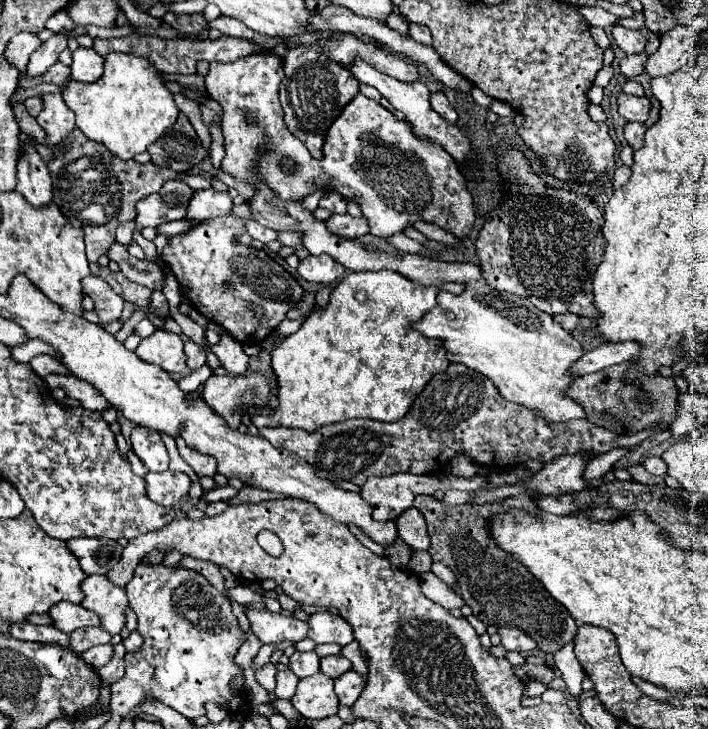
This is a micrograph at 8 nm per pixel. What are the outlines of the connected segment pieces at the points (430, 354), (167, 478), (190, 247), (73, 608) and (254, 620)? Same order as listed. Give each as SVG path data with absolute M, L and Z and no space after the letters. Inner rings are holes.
M394 271L348 273L330 293L330 303L322 309L316 309L296 333L284 337L272 349L270 365L278 383L278 407L272 415L252 415L250 421L258 429L282 425L306 429L312 433L318 427L352 417L366 417L376 421L402 419L432 375L446 371L448 367L442 341L428 339L410 325L436 305L436 295L438 287L422 287ZM360 289L366 291L364 303L356 299Z
M162 471L162 473L148 473L146 475L146 493L148 497L162 505L172 507L182 497L186 497L190 489L190 477L186 473L174 473L174 471Z
M234 215L194 223L186 233L170 237L162 261L166 261L166 267L176 275L182 297L190 299L206 319L224 327L240 343L260 343L282 319L286 319L286 311L296 307L304 291L264 249L258 251L240 245L236 237L244 231L244 223ZM250 303L262 307L264 315L256 317Z
M66 601L52 607L50 617L54 619L54 627L64 633L72 633L74 629L80 629L80 627L100 625L100 619L98 615L94 615L94 611L86 611L82 605L72 605Z
M248 609L244 615L250 621L252 633L262 643L280 643L280 641L300 641L308 635L308 623L298 621L296 617L286 617L282 613L270 613L268 609Z

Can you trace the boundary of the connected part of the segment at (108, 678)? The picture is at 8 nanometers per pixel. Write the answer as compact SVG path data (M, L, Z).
M122 643L114 645L112 661L106 667L98 669L98 675L102 677L104 683L114 683L114 681L118 681L124 675L124 653L126 653L126 649L124 649Z

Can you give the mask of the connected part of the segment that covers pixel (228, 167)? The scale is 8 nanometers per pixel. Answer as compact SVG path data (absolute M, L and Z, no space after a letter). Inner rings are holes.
M270 51L258 53L258 55L248 55L242 57L234 63L210 63L208 75L204 77L206 93L218 101L224 109L224 119L222 119L222 131L224 131L224 149L226 157L222 159L222 169L230 173L232 177L246 181L246 183L264 183L268 185L280 199L304 199L306 195L312 193L314 187L324 185L328 189L334 189L342 193L346 199L356 201L362 207L364 217L370 223L370 233L376 237L390 237L394 233L402 233L406 227L414 225L416 221L426 221L442 227L444 231L454 233L456 237L468 237L472 223L476 221L474 209L472 209L472 195L466 191L466 181L464 175L458 171L458 165L450 155L442 149L436 147L434 143L416 139L408 127L408 123L398 121L390 111L386 111L380 103L364 97L358 93L340 113L340 117L332 123L326 135L324 143L324 159L316 161L308 155L308 149L304 149L302 142L294 137L284 123L284 113L278 101L278 85L284 79L284 69L282 69L282 59L272 55ZM244 111L252 111L256 115L256 123L248 125L244 121ZM266 141L272 145L268 147L268 153L258 157L258 145L266 145ZM290 159L292 161L292 171L282 169L282 161Z

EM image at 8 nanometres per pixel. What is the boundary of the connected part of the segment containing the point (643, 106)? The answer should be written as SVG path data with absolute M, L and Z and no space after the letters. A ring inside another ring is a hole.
M620 93L618 95L618 113L626 121L644 123L648 119L648 113L650 113L650 101L646 97L634 97L634 95Z

